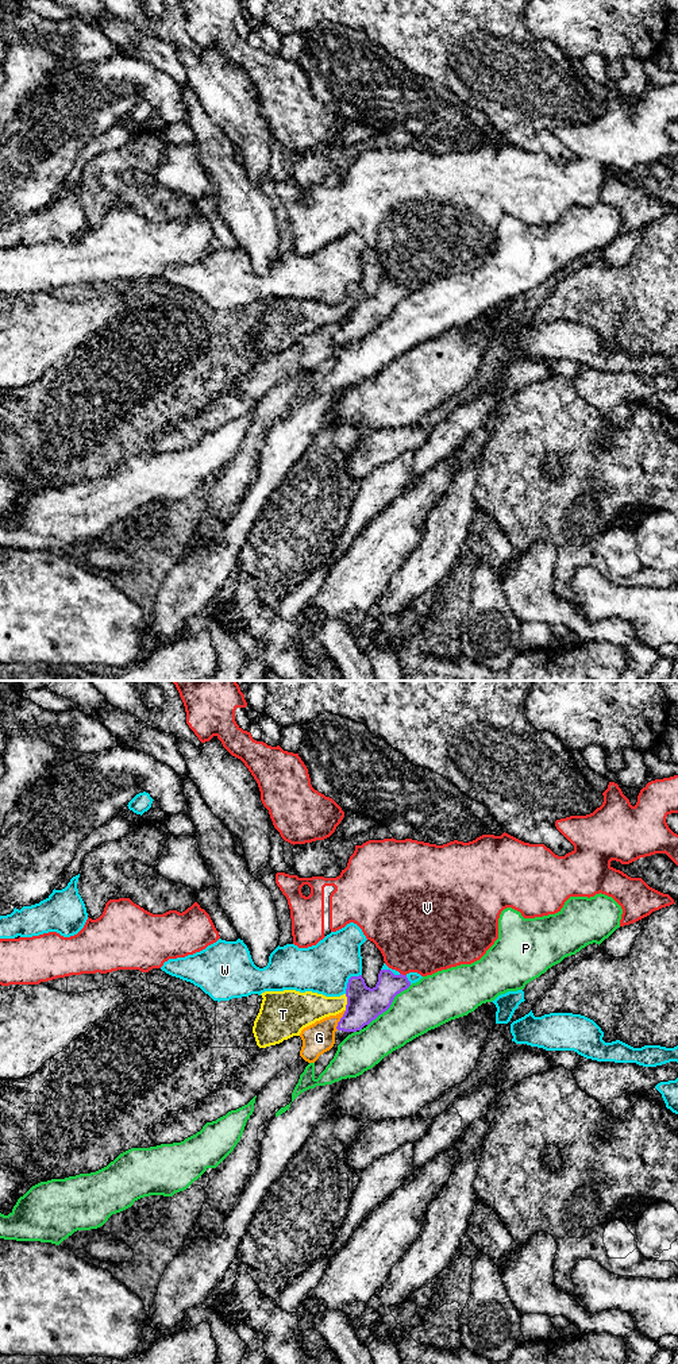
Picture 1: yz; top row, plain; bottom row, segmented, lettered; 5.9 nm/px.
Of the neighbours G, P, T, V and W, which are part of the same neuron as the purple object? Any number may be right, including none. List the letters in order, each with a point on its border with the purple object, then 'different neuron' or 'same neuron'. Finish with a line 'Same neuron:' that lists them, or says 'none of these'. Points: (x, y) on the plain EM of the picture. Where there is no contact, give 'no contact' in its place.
G: meets purple in yz at (341, 328); different neuron
P: meets purple in yz at (390, 312); different neuron
T: meets purple in yz at (347, 311); same neuron
V: meets purple in yz at (401, 282); different neuron
W: meets purple in yz at (349, 289); different neuron
Same neuron: T

